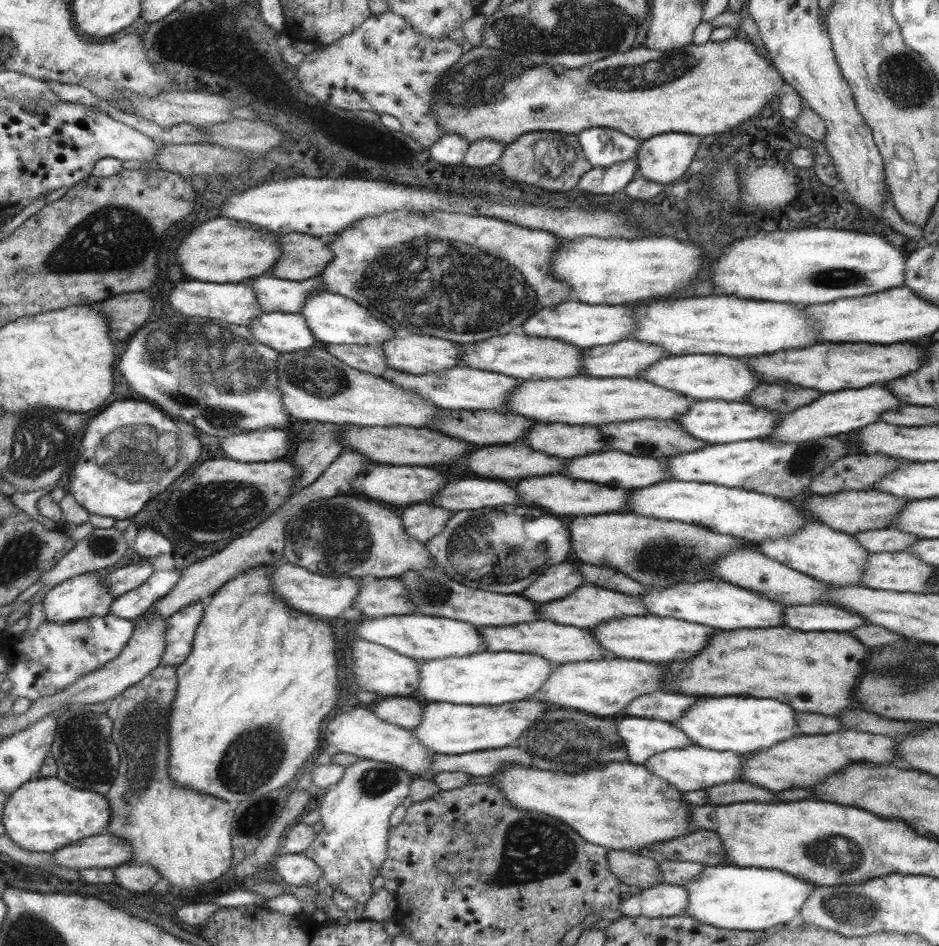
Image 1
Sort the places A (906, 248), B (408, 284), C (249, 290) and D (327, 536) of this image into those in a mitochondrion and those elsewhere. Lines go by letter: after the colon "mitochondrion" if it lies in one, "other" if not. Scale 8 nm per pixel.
A: other
B: mitochondrion
C: other
D: mitochondrion

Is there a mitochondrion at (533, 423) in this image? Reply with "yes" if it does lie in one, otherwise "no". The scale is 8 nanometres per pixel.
no

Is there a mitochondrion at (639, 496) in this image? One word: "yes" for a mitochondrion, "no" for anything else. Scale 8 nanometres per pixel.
no

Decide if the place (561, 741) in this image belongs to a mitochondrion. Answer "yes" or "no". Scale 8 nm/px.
yes

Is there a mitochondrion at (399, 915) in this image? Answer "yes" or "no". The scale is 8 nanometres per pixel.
no

